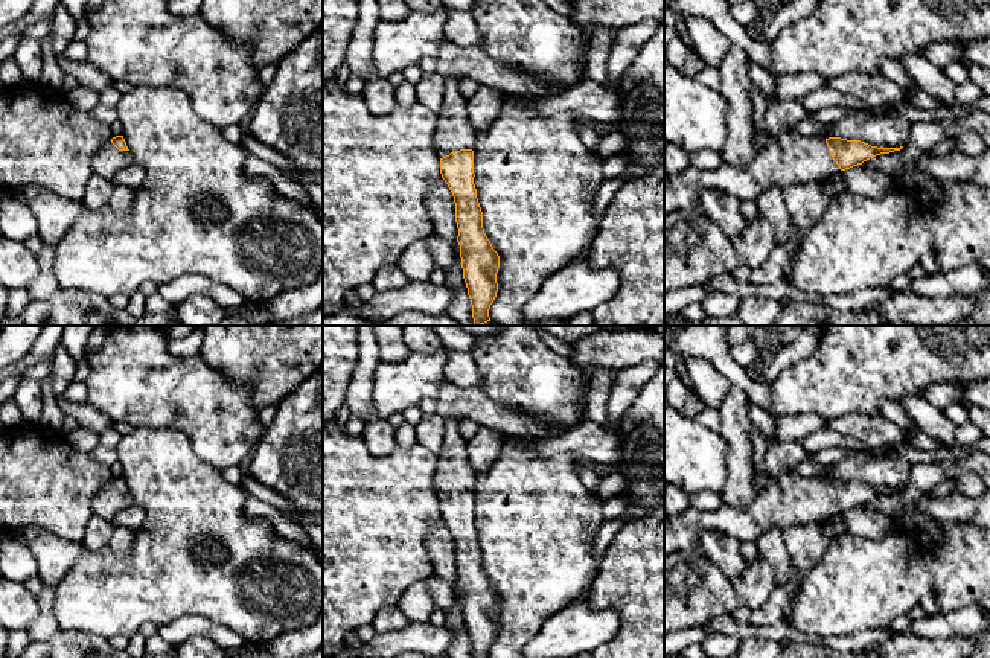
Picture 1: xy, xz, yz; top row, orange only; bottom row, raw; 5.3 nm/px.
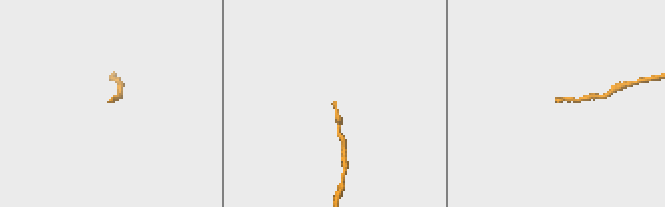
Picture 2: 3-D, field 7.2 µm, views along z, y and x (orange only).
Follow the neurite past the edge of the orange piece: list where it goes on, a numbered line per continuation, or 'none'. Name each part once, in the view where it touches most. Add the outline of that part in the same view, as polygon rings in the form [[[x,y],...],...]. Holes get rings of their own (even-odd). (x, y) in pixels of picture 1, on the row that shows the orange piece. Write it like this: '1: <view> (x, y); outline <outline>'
1: xz (454, 133); outline [[[460,76],[445,78],[443,105],[437,111],[439,122],[434,146],[440,158],[460,149],[474,149],[477,133],[468,119],[468,99],[458,90]]]

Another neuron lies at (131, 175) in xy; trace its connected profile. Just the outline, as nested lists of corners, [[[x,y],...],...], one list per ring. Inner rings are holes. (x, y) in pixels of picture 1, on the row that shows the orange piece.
[[[131,163],[119,169],[111,178],[114,186],[123,186],[131,190],[137,190],[145,178],[145,169],[136,163]]]

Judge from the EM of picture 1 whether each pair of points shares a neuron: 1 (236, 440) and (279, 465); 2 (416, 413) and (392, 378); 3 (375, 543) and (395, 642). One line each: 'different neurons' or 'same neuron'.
1: different neurons
2: different neurons
3: different neurons

